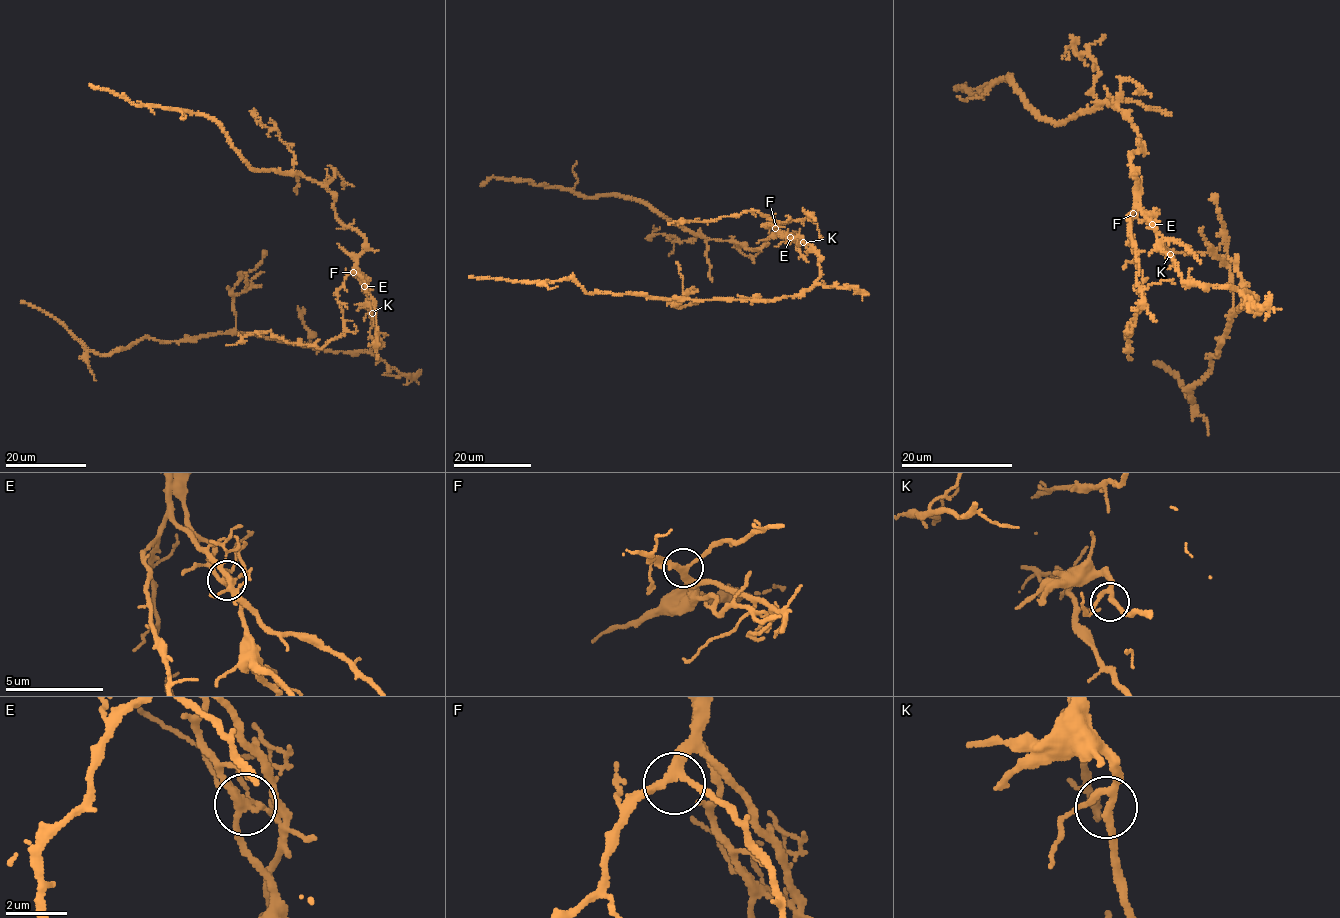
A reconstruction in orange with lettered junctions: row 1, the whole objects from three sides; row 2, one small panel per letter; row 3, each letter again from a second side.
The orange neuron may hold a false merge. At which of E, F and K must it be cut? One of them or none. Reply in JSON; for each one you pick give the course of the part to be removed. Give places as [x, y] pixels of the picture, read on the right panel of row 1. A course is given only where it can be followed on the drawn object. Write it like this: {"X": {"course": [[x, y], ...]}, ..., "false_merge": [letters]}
{"E": {"course": [[1152, 224], [1129, 156], [1142, 141], [1117, 108], [1052, 123], [1009, 75], [970, 96], [957, 90], [966, 84]]}, "false_merge": ["E"]}

